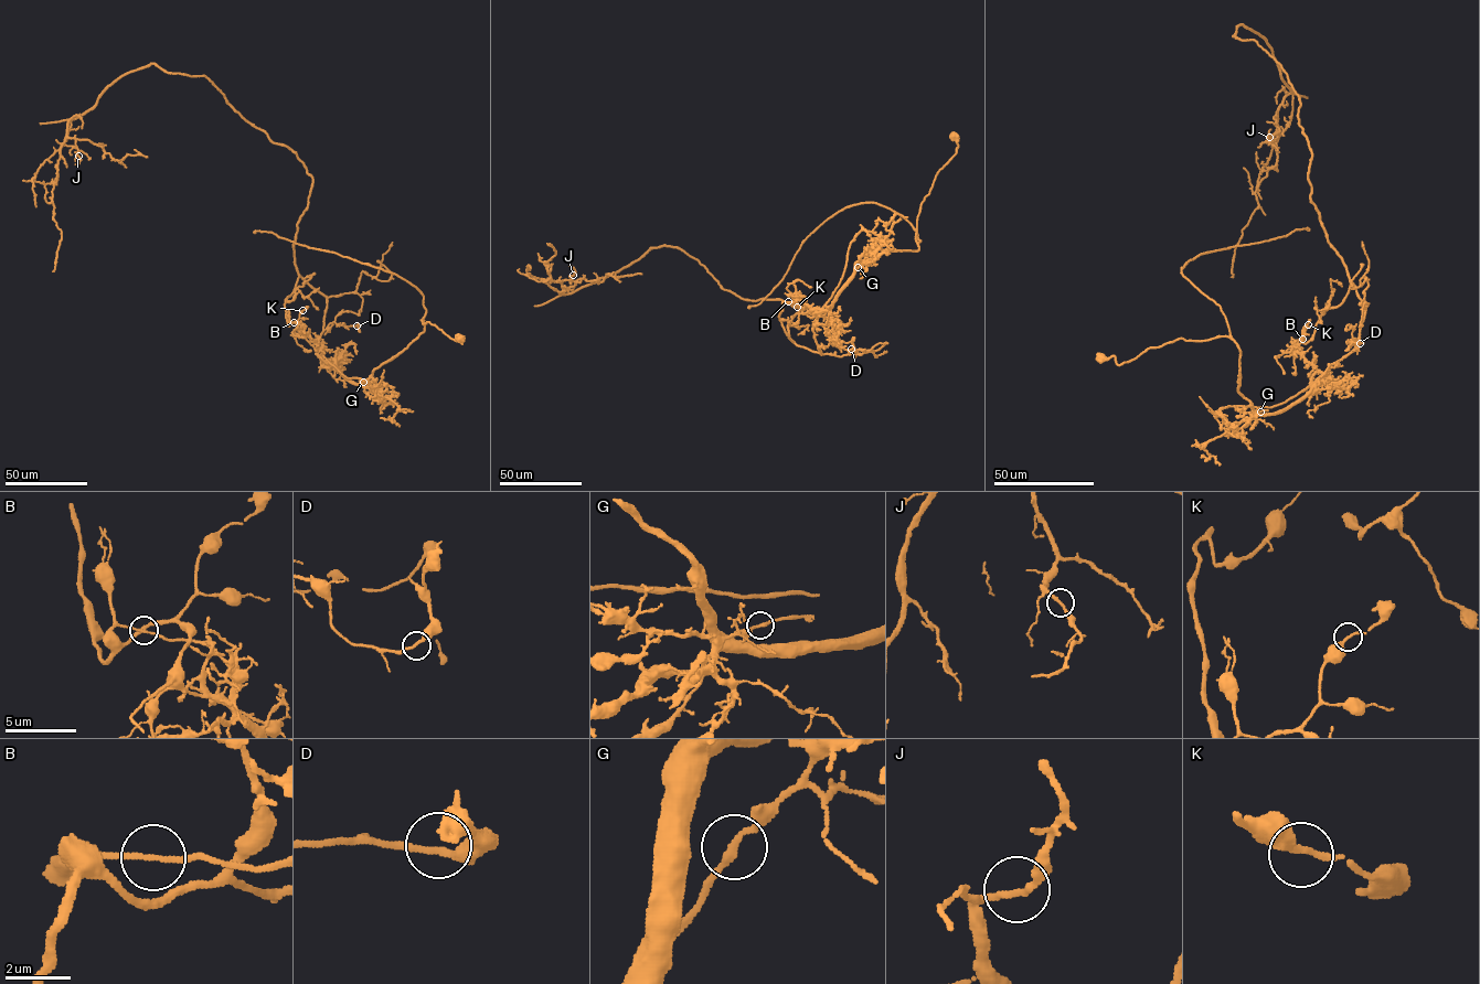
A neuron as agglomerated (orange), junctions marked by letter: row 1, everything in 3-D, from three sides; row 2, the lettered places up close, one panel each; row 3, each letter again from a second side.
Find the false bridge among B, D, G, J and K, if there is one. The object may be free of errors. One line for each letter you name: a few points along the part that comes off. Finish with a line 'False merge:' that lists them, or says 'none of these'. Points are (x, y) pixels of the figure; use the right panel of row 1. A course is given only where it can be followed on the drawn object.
B: foreign part runs (1302, 339), (1350, 279), (1310, 200), (1298, 95), (1265, 50), (1235, 38), (1244, 24), (1292, 93), (1231, 277)
False merge: B

